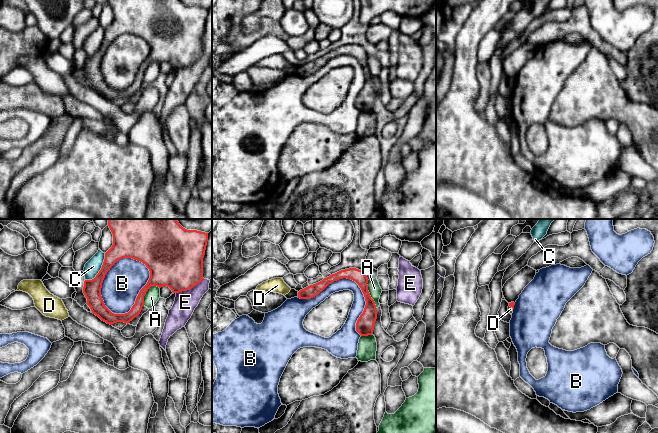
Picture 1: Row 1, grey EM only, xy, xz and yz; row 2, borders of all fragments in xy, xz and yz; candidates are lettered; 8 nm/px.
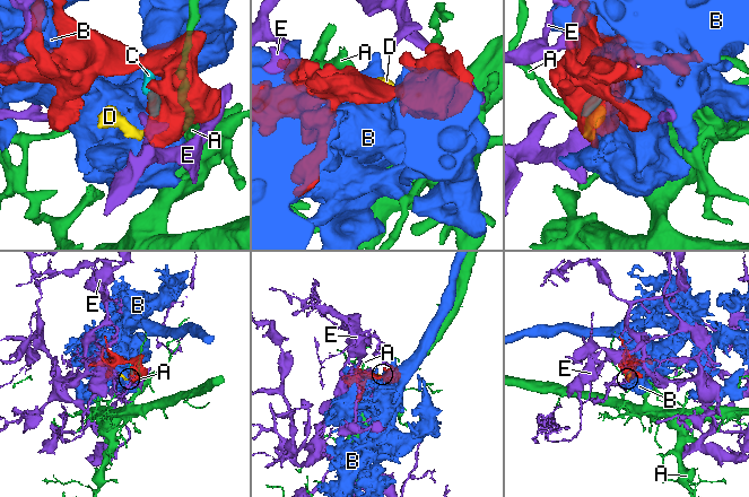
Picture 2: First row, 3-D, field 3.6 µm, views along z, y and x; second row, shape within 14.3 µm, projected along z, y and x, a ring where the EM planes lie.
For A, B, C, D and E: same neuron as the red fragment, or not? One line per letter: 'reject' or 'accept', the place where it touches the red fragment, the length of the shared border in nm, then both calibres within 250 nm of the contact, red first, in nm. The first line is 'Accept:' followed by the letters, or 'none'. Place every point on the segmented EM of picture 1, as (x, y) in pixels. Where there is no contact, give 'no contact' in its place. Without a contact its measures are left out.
Accept: none
A: reject; contact xy (146, 291); length 200 nm; calibres 280 and 120 nm
B: reject; contact xy (139, 292); length 480 nm; calibres 220 and 300 nm
C: reject; contact xy (100, 270); length 280 nm; calibres 160 and 120 nm
D: reject; contact yz (511, 306); length 50 nm; calibres 40 and 40 nm
E: reject; contact xy (189, 289); length 260 nm; calibres 440 and 180 nm

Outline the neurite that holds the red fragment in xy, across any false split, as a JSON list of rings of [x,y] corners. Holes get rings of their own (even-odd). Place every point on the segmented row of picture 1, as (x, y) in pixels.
[[[107,219],[113,234],[113,245],[105,253],[101,270],[92,280],[85,280],[83,293],[93,314],[107,324],[129,323],[137,317],[144,306],[144,296],[151,286],[169,287],[173,293],[187,291],[200,283],[203,278],[203,258],[208,233],[187,230],[176,219]],[[122,258],[132,258],[146,265],[150,271],[147,284],[140,290],[135,304],[125,314],[114,314],[104,304],[101,296],[102,283],[110,268]]]

